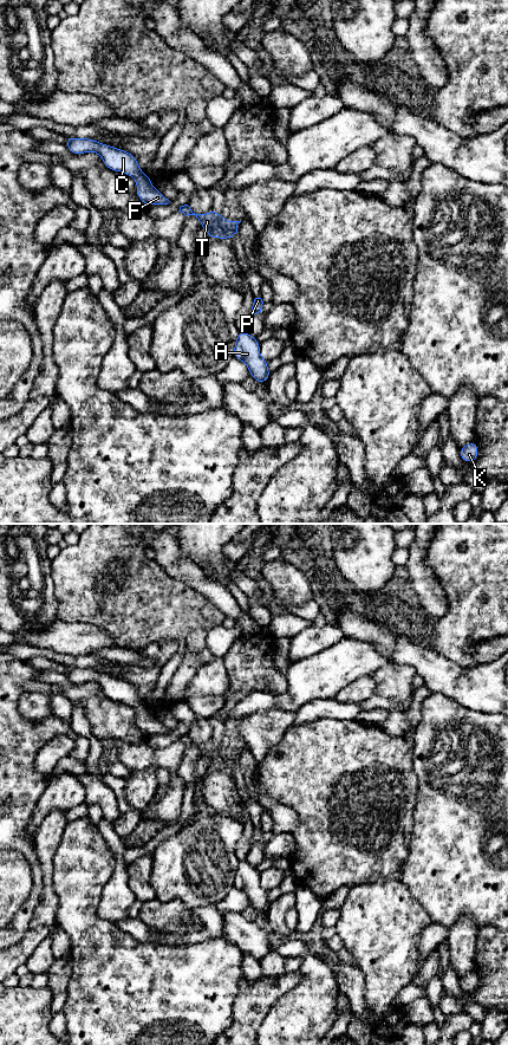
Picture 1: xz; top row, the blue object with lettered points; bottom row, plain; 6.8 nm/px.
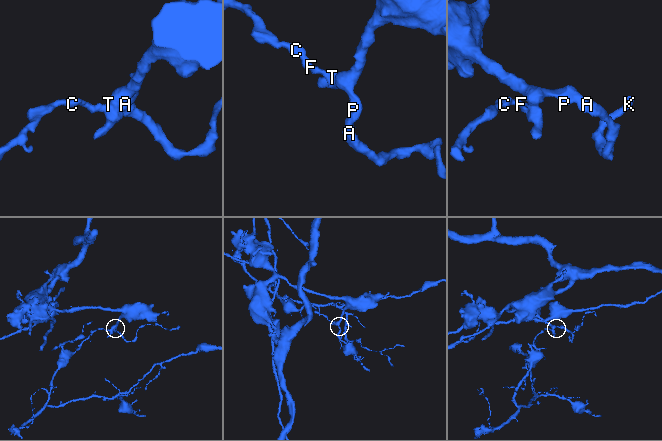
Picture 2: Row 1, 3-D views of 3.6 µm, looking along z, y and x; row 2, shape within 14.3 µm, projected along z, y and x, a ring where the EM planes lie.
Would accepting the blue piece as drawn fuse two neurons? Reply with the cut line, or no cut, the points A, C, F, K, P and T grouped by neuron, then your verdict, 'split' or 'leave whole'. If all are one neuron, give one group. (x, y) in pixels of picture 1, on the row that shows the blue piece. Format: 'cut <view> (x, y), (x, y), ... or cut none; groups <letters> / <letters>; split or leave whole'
cut xz (225, 220), (215, 237); groups A K P / C F T; split

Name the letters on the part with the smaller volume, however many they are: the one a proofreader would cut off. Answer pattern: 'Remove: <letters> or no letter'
Remove: C, F, T

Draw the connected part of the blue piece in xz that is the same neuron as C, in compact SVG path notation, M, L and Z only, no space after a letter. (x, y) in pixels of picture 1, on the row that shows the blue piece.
M67 136L65 144L73 155L95 151L102 157L106 168L131 176L137 184L138 200L146 206L168 205L170 202L157 188L152 187L151 179L141 170L132 154L97 142L93 138L82 139Z

